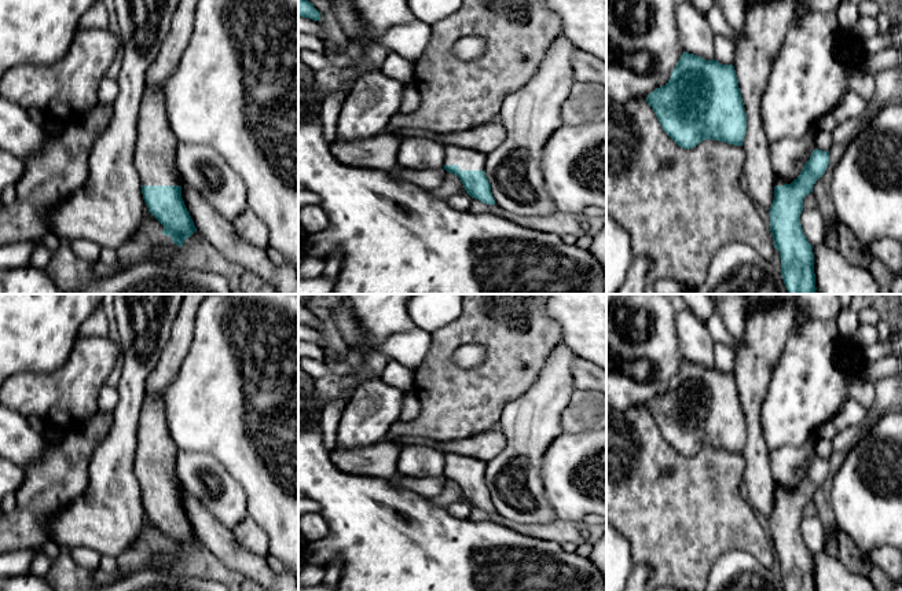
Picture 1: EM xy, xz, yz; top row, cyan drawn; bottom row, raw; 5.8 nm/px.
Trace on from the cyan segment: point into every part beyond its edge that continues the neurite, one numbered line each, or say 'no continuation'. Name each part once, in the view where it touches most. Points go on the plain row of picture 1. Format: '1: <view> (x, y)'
1: xz (468, 467)

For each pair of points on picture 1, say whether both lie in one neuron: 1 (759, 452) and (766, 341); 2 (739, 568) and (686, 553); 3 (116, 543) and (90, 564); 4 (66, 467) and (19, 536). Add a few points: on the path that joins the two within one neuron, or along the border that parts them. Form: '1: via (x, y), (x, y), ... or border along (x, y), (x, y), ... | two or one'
1: via (752, 425), (752, 369) | one
2: border along (748, 553), (728, 550), (707, 576) | two
3: border along (72, 550), (90, 547), (101, 555) | two
4: via (51, 484), (35, 503), (29, 520) | one

